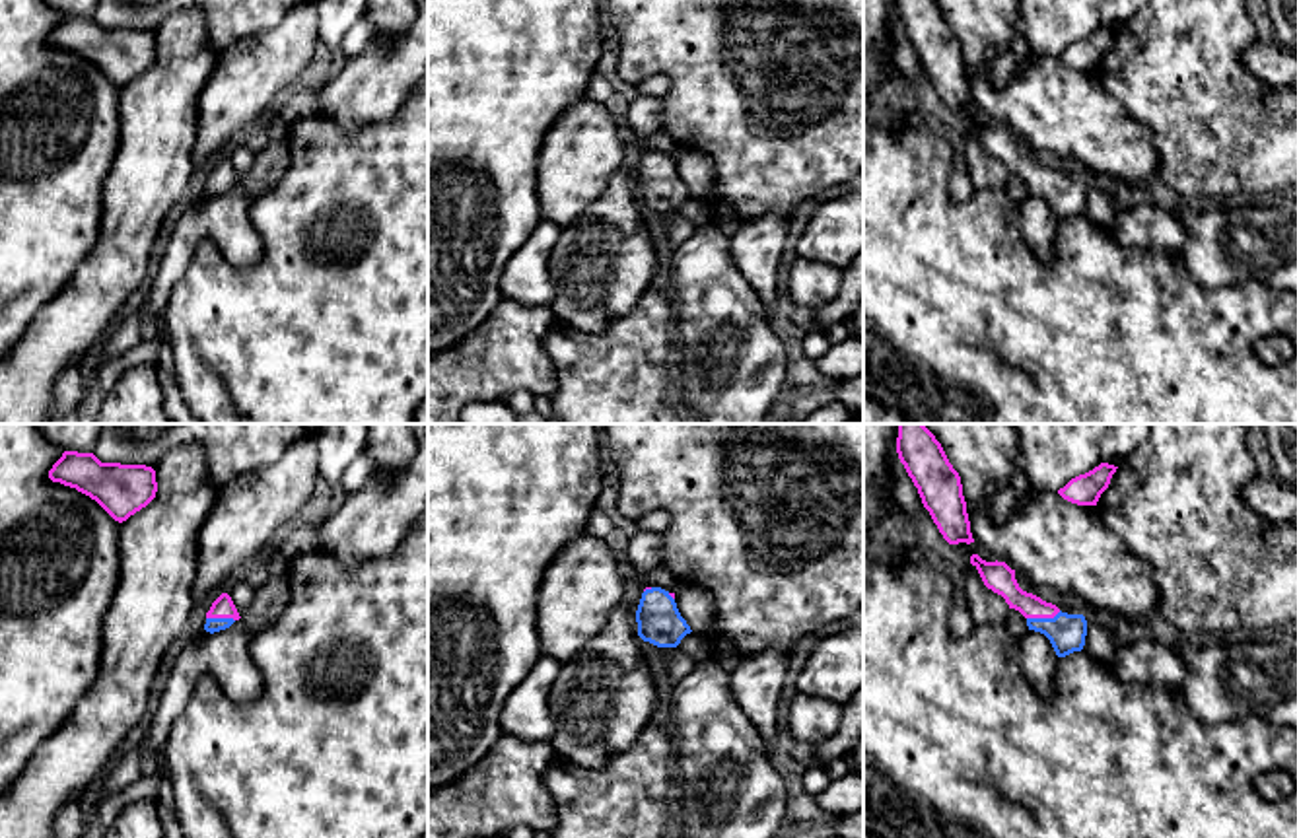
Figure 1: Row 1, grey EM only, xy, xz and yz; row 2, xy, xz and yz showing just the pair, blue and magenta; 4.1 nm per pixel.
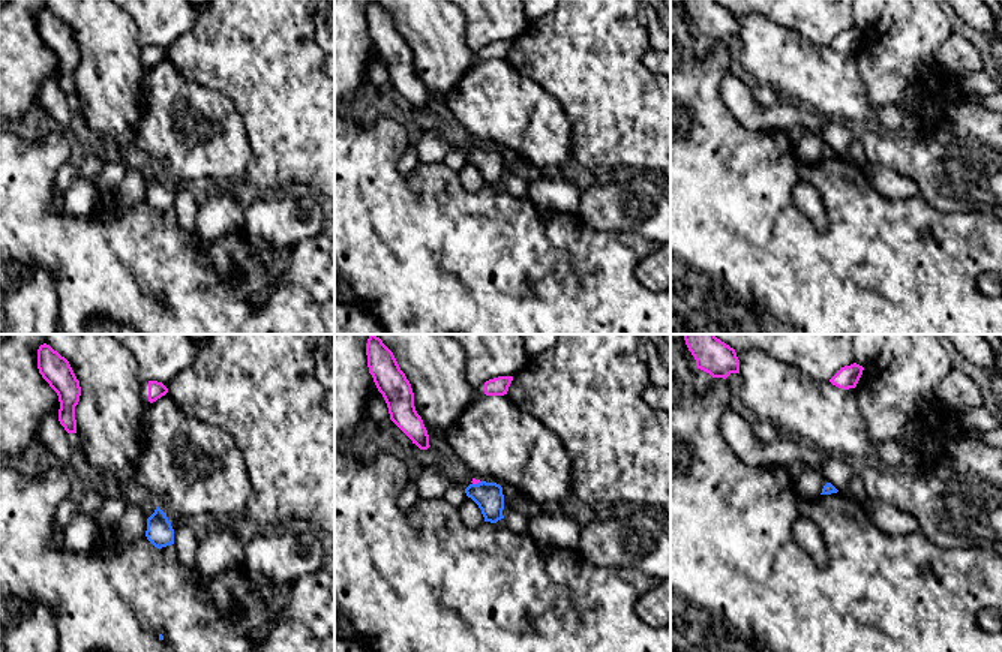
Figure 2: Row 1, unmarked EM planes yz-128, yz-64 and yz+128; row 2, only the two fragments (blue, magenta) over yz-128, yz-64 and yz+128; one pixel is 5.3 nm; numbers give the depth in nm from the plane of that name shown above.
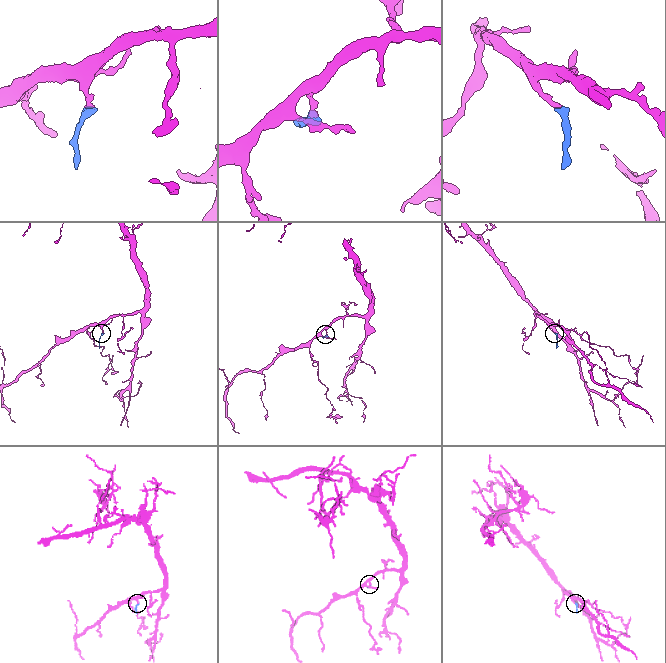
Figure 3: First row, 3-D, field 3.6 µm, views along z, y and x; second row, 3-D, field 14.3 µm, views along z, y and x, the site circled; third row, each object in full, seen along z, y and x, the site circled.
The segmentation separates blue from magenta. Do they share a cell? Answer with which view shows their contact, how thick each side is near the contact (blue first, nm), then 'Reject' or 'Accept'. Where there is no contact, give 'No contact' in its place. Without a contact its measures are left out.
Touches blue in yz. Thickness 160 nm (blue) against 120 nm. Accept

